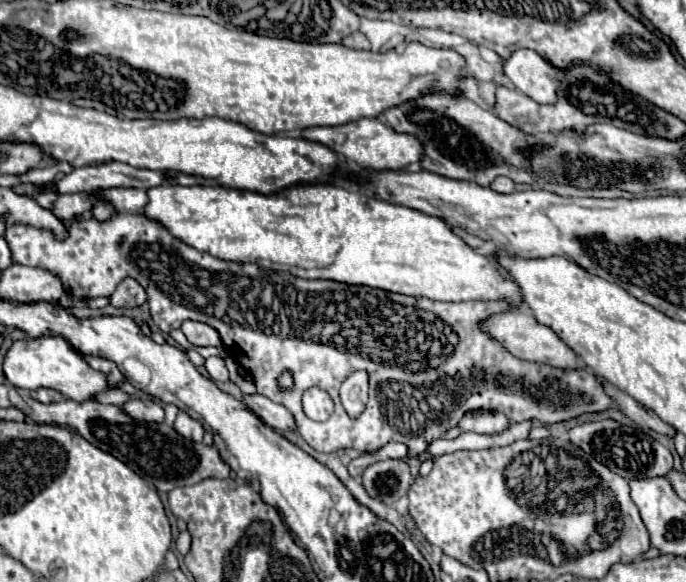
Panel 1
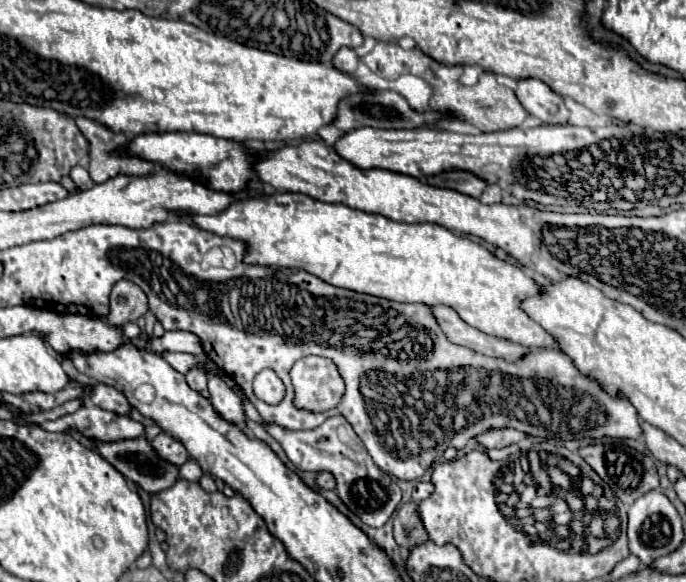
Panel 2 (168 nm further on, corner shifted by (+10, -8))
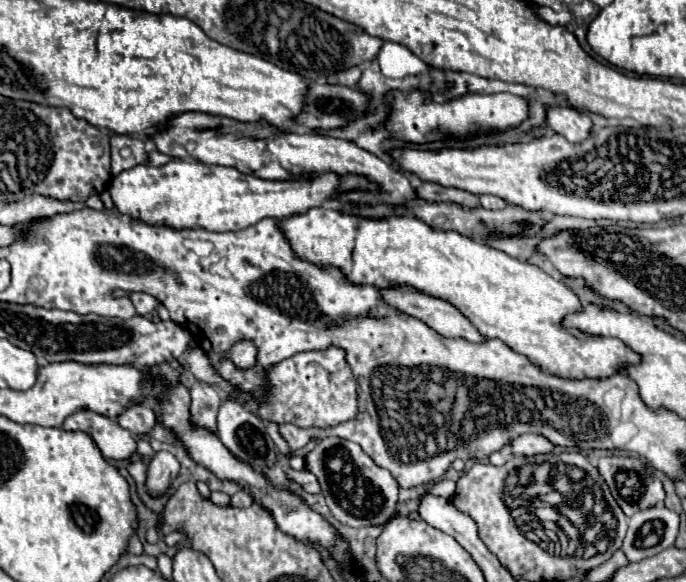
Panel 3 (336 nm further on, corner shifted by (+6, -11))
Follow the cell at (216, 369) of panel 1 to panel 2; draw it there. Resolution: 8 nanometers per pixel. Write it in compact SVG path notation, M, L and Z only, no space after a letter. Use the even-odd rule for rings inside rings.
M210 375L208 377L208 391L210 391L210 403L216 409L216 413L228 421L238 425L240 429L246 429L246 413L242 407L242 399L220 379Z

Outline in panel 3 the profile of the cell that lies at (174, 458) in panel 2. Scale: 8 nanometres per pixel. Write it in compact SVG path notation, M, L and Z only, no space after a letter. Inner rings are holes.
M160 450L152 456L148 464L146 488L150 490L150 494L162 494L168 490L170 482L178 476L178 472L180 472L180 462L176 460L176 456L172 456L166 450Z

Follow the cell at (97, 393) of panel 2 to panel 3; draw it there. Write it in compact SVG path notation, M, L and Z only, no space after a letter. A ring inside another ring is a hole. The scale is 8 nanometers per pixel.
M134 402L130 404L120 416L118 416L118 424L126 430L130 430L132 434L144 436L148 434L148 430L156 424L156 414L152 412L152 406L144 404L144 402Z

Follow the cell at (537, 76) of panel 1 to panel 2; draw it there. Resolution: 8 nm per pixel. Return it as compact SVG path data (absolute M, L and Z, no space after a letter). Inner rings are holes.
M520 79L518 81L518 89L516 95L520 99L520 103L524 105L524 109L538 117L540 121L548 123L548 125L564 125L568 123L570 111L564 105L564 99L560 95L556 95L554 91L548 89L548 85L544 85L538 79Z

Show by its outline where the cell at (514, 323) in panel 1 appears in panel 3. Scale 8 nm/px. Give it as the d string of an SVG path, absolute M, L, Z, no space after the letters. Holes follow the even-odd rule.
M408 286L382 290L382 296L388 304L406 312L408 316L414 316L414 318L426 322L432 330L436 330L438 334L442 334L446 338L462 338L462 340L476 342L476 344L486 340L474 328L474 324L446 300L432 298L414 288L408 288Z

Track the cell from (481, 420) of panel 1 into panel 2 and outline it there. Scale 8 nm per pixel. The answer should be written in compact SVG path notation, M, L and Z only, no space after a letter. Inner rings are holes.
M492 429L488 433L482 433L480 437L476 437L486 449L492 449L492 447L508 447L508 445L516 445L520 443L522 439L526 439L528 435L522 433L522 431L516 431L516 429Z

